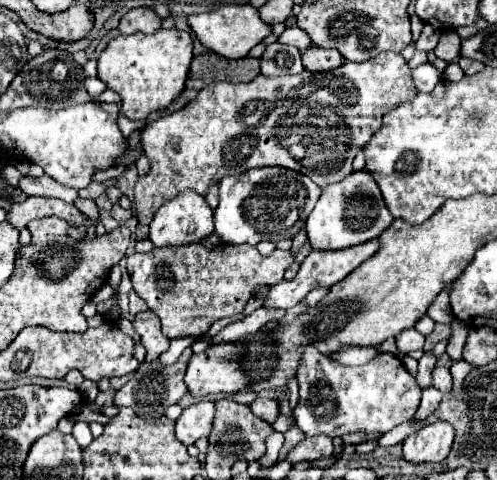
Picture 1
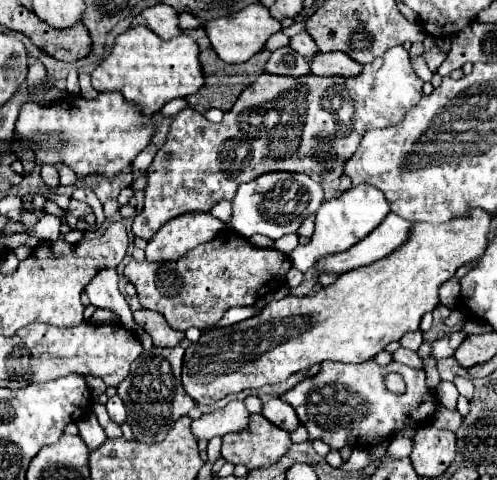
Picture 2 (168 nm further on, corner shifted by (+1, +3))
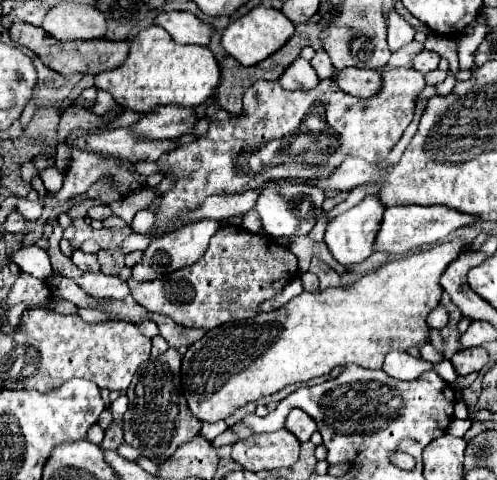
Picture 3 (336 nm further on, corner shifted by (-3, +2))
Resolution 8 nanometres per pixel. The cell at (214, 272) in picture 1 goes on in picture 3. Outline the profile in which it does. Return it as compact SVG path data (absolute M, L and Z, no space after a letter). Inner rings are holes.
M239 225L221 227L209 243L205 255L189 267L169 273L163 279L127 279L133 299L147 311L171 317L183 327L213 329L229 321L243 321L257 315L259 303L275 297L297 277L297 257L275 239L265 239Z

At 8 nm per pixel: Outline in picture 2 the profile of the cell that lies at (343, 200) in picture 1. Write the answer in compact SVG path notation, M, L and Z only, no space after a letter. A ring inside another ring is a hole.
M367 184L353 186L349 192L337 196L333 200L325 200L317 212L315 234L311 236L311 242L307 246L297 246L289 254L292 267L305 273L317 260L349 250L353 244L363 240L371 230L375 230L387 214L389 214L389 204L387 204L383 192L373 186L367 186Z

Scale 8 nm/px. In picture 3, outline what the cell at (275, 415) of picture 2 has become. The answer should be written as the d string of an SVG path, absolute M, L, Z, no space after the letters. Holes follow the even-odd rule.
M293 409L293 411L287 415L285 429L289 429L289 431L303 443L303 441L309 441L309 437L317 431L317 425L315 425L315 421L313 421L311 417L307 417L305 411Z

